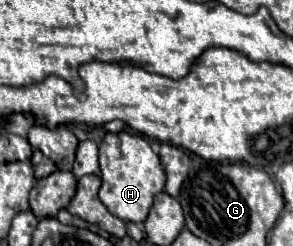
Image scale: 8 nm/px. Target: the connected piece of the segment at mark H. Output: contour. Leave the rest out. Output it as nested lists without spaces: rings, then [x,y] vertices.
[[[130,132],[106,134],[104,140],[100,142],[100,170],[102,170],[100,200],[108,208],[108,212],[112,212],[124,222],[136,224],[144,222],[148,218],[154,196],[164,190],[166,182],[162,162],[158,154],[152,152],[150,144],[140,134]]]

